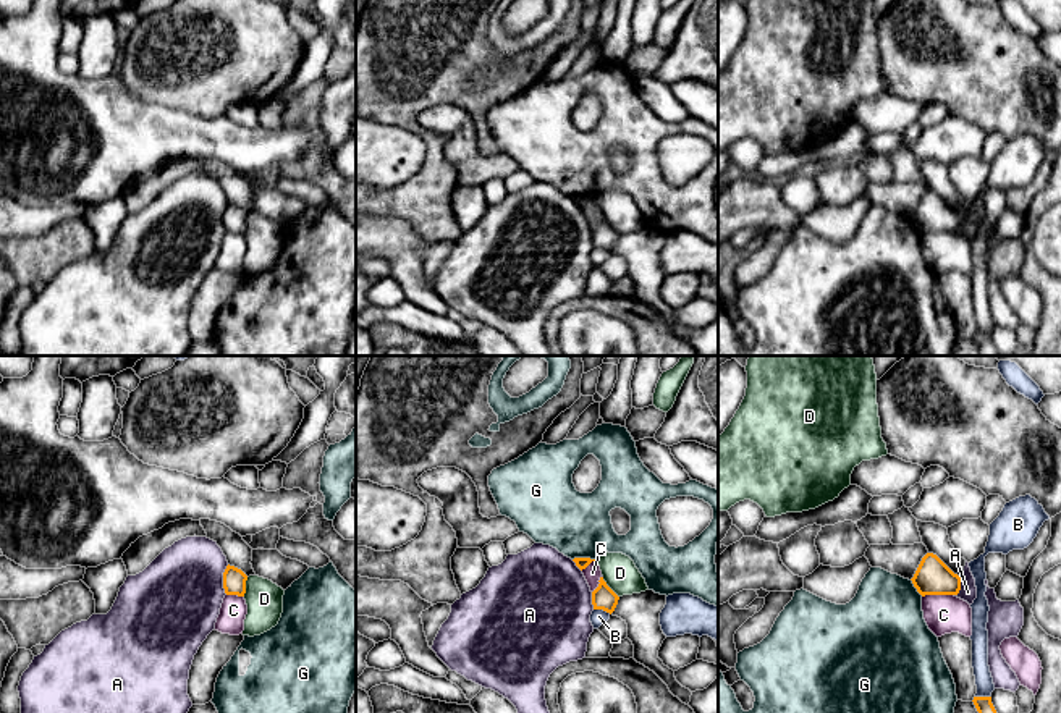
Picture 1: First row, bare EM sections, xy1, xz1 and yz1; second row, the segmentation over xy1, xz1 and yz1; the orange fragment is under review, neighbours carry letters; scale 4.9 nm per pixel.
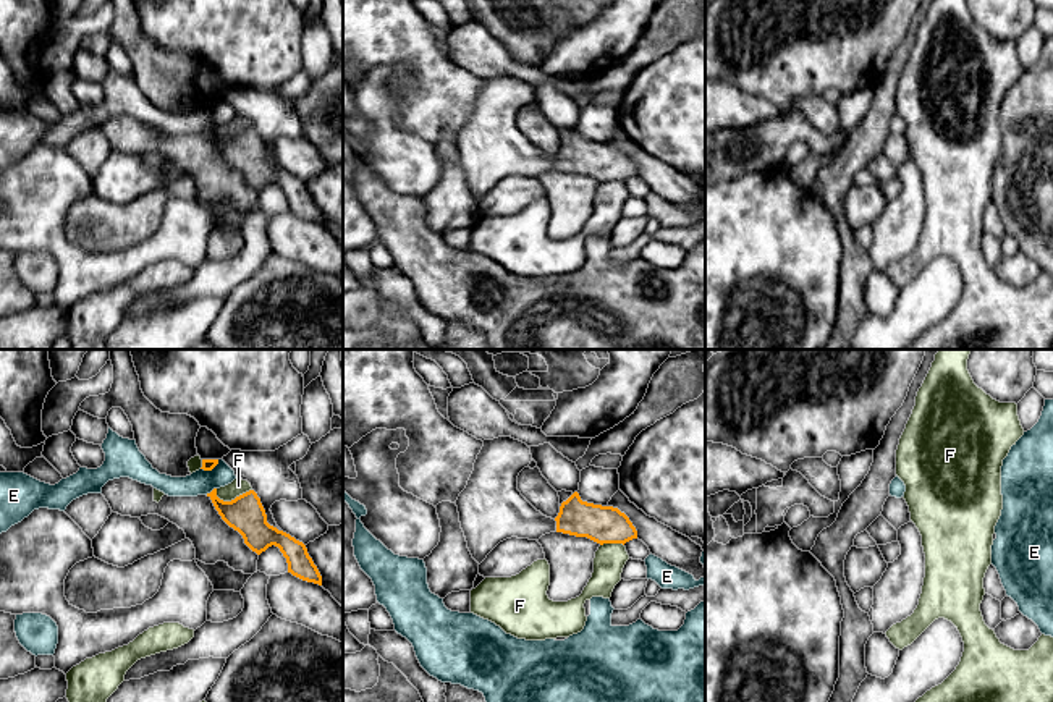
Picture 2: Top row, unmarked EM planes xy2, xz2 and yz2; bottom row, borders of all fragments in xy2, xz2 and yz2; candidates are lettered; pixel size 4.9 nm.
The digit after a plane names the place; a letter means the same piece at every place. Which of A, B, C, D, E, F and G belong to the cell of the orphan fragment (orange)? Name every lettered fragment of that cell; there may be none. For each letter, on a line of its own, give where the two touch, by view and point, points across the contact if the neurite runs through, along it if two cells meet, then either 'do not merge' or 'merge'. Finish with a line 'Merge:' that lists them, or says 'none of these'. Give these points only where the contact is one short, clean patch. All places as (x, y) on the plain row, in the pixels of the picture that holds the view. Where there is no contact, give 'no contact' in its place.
A: contact xy1 (224, 217); do not merge
B: contact xz1 (602, 246); do not merge
C: contact yz1 (937, 232); border yz1 (953, 232), (925, 232), (922, 235); do not merge
D: contact xz1 (608, 225); border xz1 (602, 215), (618, 235); do not merge
E: contact xy2 (211, 107); do not merge
F: contact xy2 (235, 136); do not merge
G: contact xz1 (583, 196); do not merge
Merge: none of these

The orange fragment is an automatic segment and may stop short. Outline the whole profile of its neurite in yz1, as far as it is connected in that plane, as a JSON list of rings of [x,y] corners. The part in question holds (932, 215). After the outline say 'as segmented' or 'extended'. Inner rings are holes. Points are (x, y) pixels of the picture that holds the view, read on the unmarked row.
[[[933,191],[922,196],[911,218],[922,234],[957,233],[961,228],[961,215]]]; as segmented

